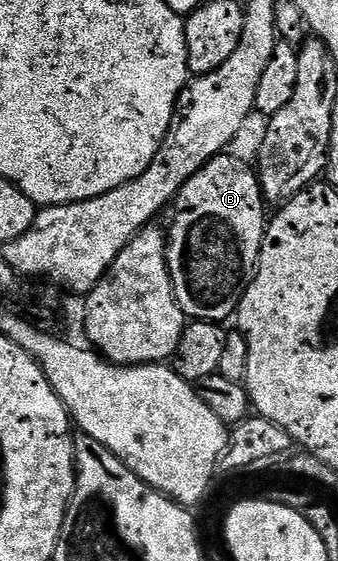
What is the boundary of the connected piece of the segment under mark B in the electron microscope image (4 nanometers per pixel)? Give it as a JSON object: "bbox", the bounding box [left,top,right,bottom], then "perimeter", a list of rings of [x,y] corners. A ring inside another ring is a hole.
{"bbox":[167,153,267,324],"perimeter":[[[222,153],[214,157],[207,166],[199,169],[199,173],[195,173],[195,177],[191,177],[191,181],[187,181],[187,185],[183,185],[183,189],[178,193],[175,200],[177,212],[173,215],[173,224],[167,227],[167,254],[169,256],[169,272],[173,282],[173,292],[179,301],[179,305],[185,310],[186,316],[193,321],[224,324],[226,322],[225,319],[232,320],[236,316],[237,306],[243,301],[243,297],[255,277],[257,262],[261,256],[261,242],[265,236],[267,226],[267,214],[265,215],[267,200],[261,194],[261,180],[256,170],[250,164],[248,167],[243,160],[236,159],[235,156],[229,154],[233,153]]]}

